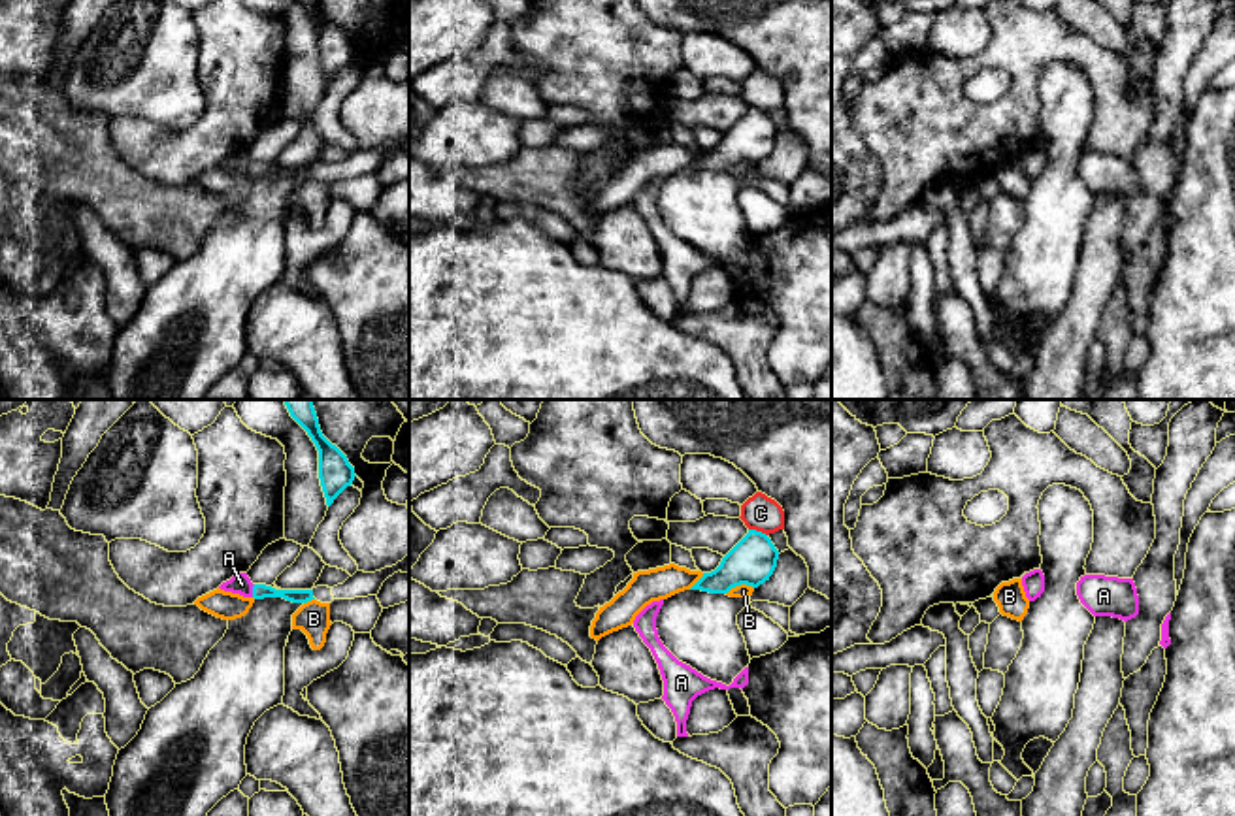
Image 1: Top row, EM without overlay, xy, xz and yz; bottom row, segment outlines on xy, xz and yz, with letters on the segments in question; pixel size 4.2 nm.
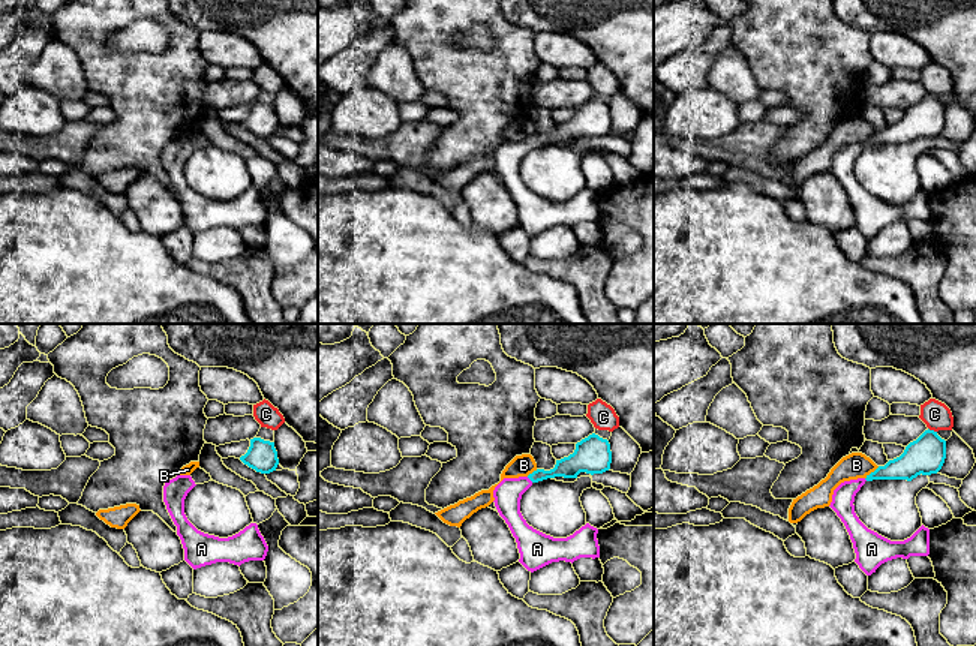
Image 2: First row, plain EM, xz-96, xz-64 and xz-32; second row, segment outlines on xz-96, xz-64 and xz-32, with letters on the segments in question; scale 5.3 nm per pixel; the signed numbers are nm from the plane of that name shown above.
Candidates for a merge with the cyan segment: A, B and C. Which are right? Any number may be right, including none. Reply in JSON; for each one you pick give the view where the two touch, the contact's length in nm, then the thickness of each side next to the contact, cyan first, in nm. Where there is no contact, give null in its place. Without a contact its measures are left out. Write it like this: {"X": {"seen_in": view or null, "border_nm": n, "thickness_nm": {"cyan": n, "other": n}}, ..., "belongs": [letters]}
{"A": {"seen_in": "xy", "border_nm": 60, "thickness_nm": {"cyan": 60, "other": 90}}, "belongs": ["A"]}

